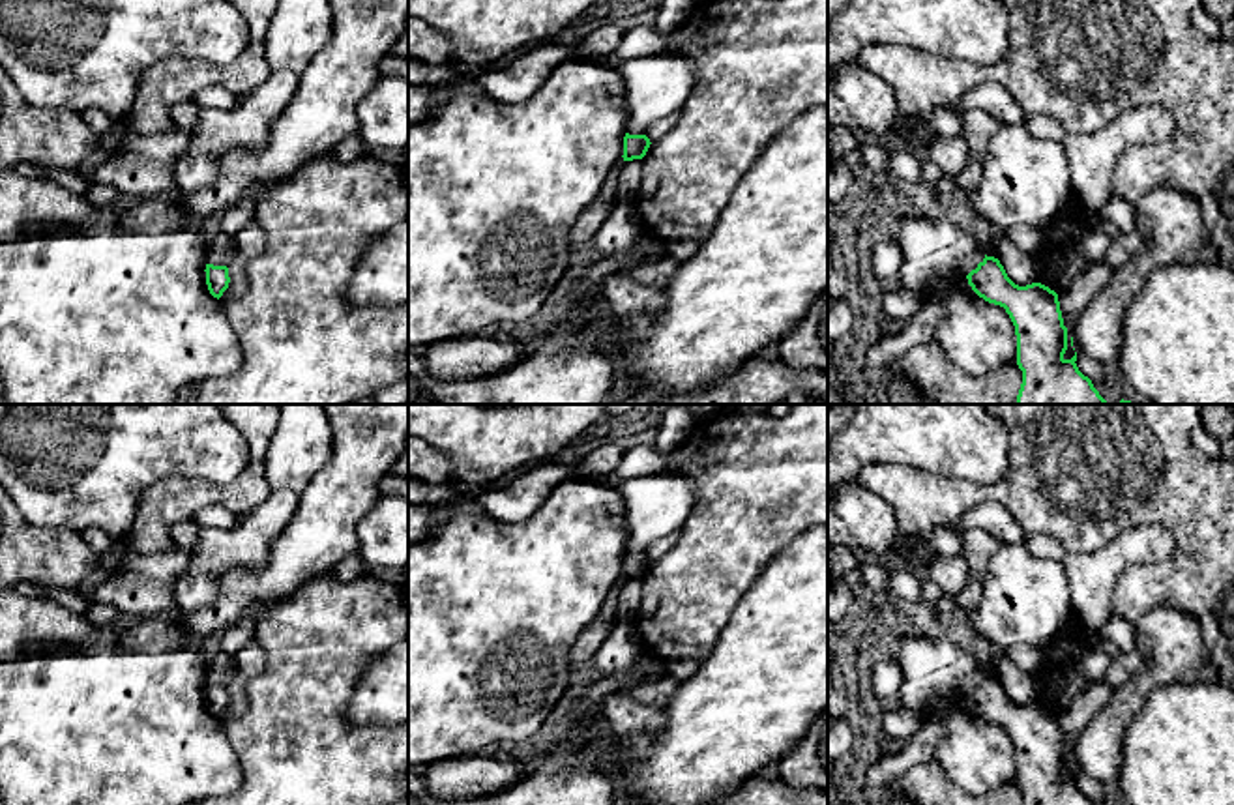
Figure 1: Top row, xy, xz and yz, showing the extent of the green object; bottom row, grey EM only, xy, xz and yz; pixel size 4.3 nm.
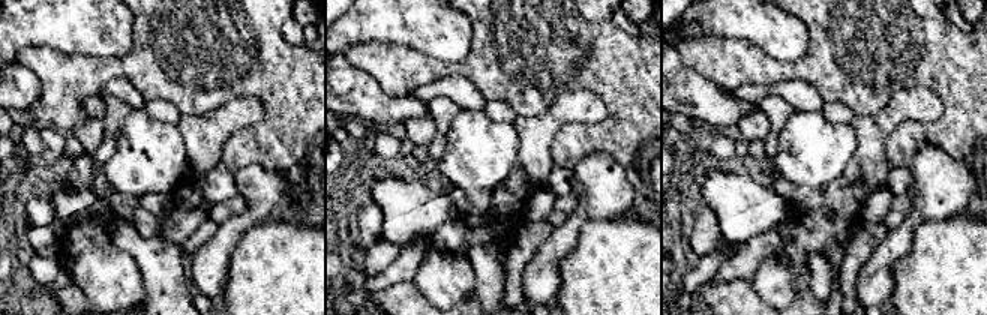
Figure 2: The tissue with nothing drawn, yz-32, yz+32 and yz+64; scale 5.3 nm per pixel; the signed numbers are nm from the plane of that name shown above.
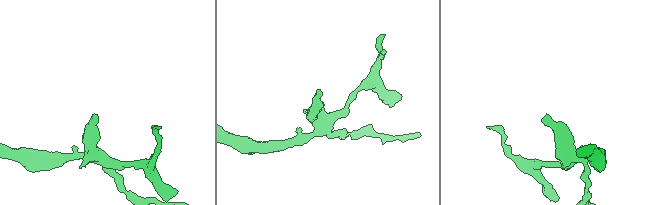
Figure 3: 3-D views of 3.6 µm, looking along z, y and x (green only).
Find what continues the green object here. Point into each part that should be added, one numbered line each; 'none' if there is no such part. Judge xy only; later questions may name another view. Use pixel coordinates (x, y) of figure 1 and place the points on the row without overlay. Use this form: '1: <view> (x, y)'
1: xy (221, 669)

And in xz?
1: xz (656, 506)

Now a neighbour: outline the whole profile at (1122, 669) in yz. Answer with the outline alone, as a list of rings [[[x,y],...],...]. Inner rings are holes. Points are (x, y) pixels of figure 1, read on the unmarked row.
[[[1133,650],[1131,653],[1125,653],[1118,659],[1114,659],[1105,674],[1105,683],[1110,689],[1122,687],[1127,680],[1131,680],[1135,674],[1139,674],[1144,666],[1144,659],[1139,650]]]

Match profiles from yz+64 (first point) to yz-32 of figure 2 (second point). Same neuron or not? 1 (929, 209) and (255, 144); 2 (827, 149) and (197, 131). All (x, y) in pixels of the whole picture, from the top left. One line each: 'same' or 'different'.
1: different
2: different

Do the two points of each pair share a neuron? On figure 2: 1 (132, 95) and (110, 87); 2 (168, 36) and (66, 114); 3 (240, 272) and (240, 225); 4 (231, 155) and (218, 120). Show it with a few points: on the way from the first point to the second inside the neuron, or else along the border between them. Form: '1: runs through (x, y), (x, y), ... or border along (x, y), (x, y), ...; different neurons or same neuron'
1: runs through (126, 92), (116, 87); same neuron
2: runs through (140, 65), (101, 69), (84, 86); same neuron
3: border along (269, 219), (246, 231), (227, 273); different neurons
4: border along (255, 122), (234, 131), (227, 138), (219, 161); different neurons

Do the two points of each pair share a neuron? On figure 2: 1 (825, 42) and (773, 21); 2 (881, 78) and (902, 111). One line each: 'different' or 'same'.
1: different
2: different

